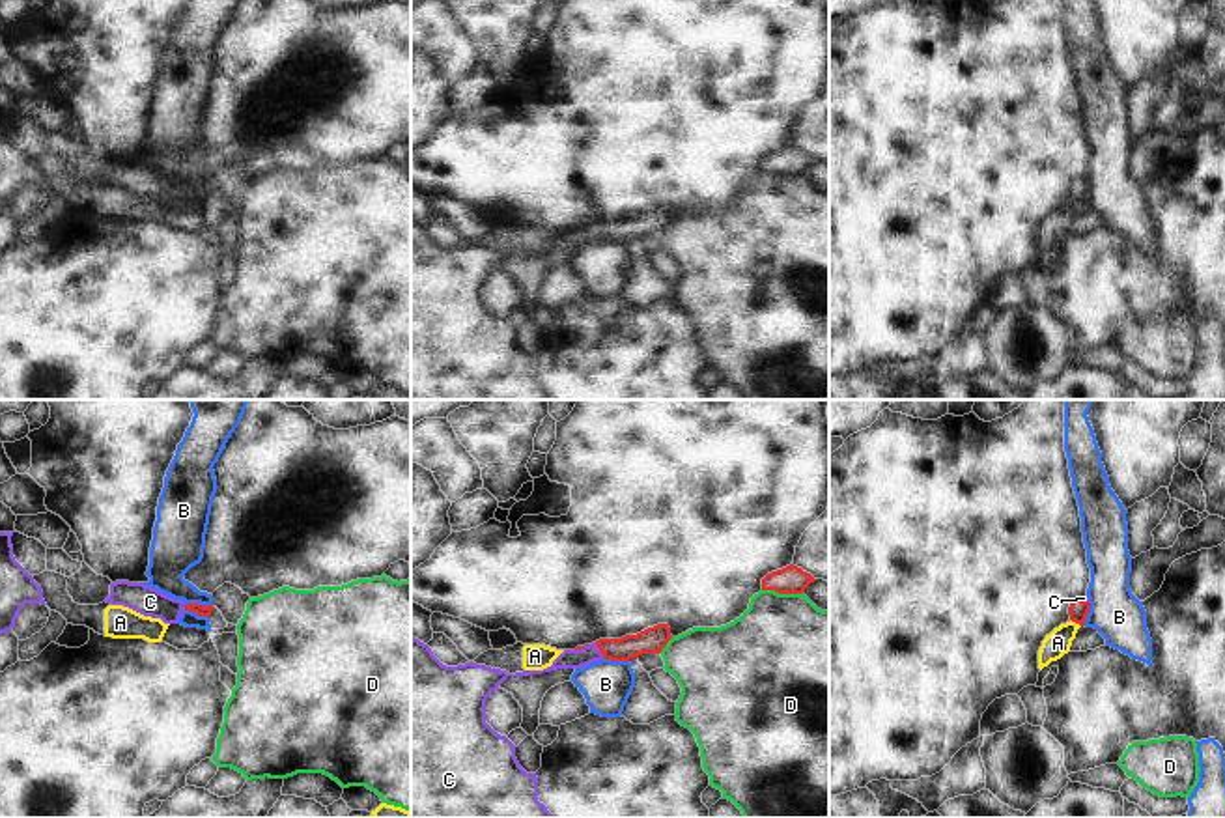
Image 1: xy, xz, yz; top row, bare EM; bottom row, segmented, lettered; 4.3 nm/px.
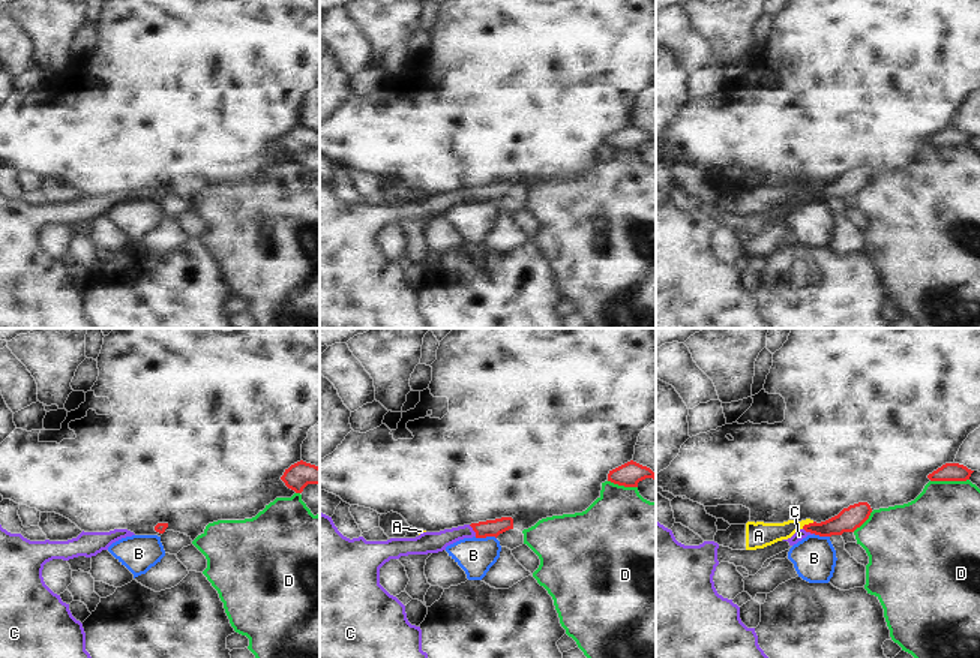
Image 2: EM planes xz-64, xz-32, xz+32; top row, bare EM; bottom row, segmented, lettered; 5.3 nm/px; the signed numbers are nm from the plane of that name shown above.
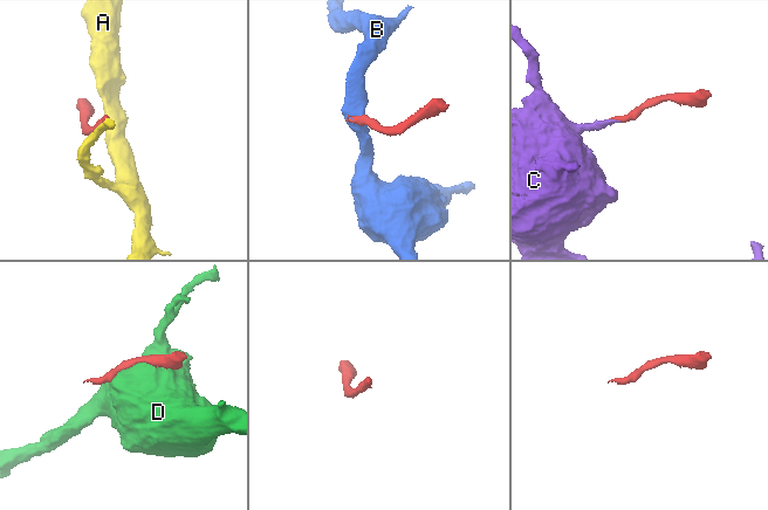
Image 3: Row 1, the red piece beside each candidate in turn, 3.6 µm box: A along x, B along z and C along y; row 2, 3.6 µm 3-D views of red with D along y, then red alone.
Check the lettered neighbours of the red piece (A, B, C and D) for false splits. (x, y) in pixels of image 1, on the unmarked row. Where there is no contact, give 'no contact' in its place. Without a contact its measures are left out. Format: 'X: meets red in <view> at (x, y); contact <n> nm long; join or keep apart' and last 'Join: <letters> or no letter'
A: meets red in yz at (1076, 204); contact 60 nm long; keep apart
B: meets red in xy at (197, 185); contact 130 nm long; keep apart
C: meets red in xz at (600, 232); contact 90 nm long; join
D: meets red in xz at (783, 174); contact 180 nm long; keep apart
Join: C

